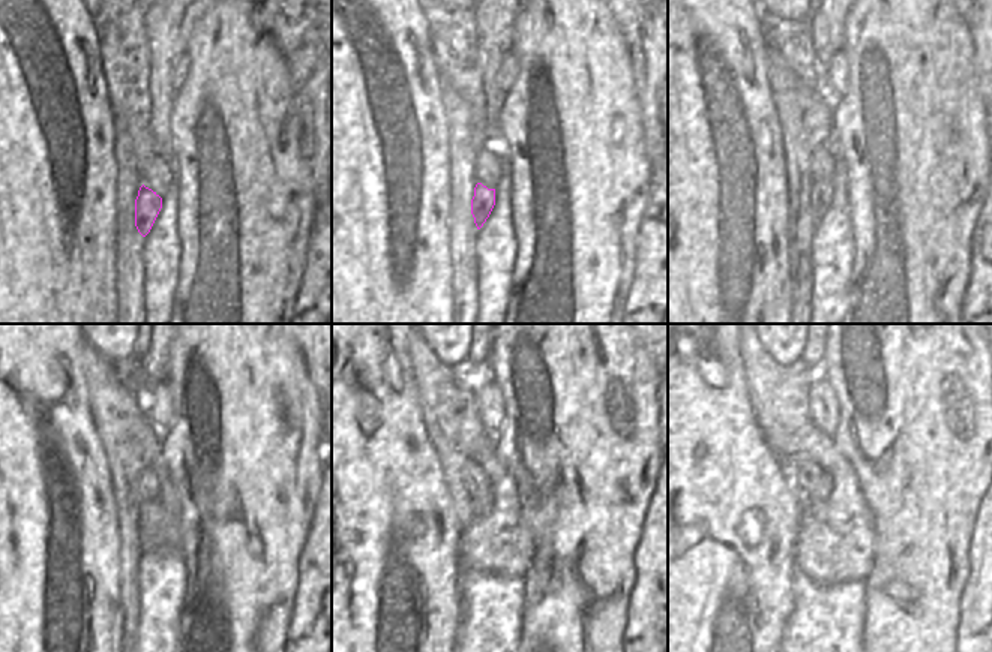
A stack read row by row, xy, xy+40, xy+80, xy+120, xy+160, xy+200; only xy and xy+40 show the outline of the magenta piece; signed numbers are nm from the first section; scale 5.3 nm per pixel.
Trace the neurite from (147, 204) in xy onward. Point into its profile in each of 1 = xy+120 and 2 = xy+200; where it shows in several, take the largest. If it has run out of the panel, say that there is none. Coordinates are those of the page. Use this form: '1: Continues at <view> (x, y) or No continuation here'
1: Continues at xy+120 (150, 511)
2: Continues at xy+200 (823, 489).

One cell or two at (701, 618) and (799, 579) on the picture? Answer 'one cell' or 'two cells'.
two cells

